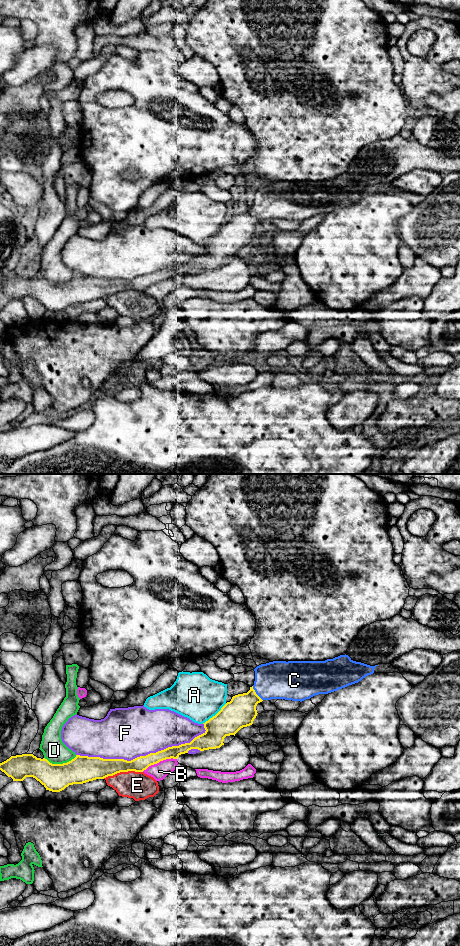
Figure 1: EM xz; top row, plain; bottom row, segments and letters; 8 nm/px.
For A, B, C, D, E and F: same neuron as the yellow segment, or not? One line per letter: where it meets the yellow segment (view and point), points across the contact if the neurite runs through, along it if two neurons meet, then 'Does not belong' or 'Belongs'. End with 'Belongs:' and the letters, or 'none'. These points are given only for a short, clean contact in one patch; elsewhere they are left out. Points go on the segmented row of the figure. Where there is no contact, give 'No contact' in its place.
A: Touches yellow at xz (215, 715). Does not belong
B: Touches yellow at xz (159, 761). Does not belong
C: Touches yellow at xz (255, 693). Path across: xz (240, 712), (242, 707), (255, 693), (273, 680), (282, 680). Belongs
D: Touches yellow at xz (60, 764). Does not belong
E: Touches yellow at xz (122, 771). Does not belong
F: Touches yellow at xz (141, 756). Does not belong
Belongs: C

